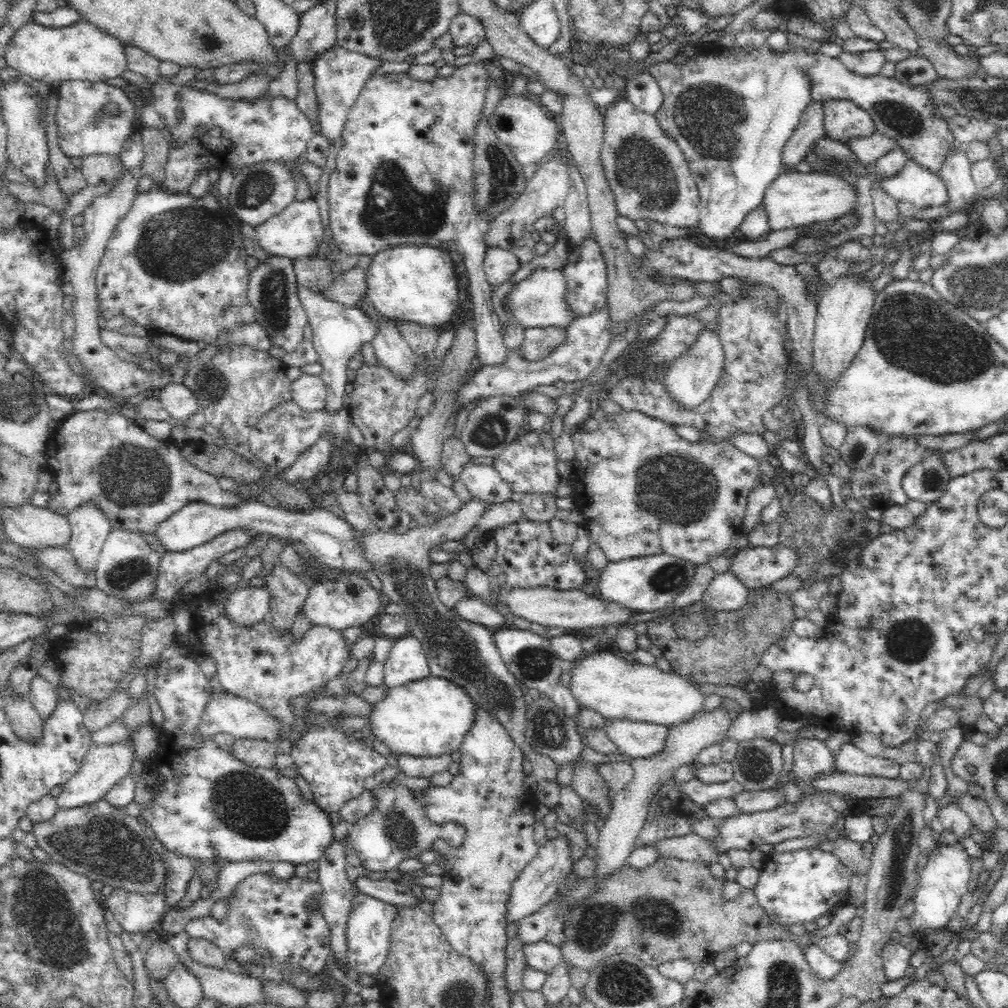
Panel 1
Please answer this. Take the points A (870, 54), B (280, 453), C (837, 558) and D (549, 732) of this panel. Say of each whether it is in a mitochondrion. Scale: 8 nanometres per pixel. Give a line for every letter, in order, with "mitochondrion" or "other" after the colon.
A: other
B: mitochondrion
C: other
D: mitochondrion

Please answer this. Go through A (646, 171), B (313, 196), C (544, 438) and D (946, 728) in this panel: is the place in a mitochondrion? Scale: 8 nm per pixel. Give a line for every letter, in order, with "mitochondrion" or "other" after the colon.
A: mitochondrion
B: other
C: other
D: other

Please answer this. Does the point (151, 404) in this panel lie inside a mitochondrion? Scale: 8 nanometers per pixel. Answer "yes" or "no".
no

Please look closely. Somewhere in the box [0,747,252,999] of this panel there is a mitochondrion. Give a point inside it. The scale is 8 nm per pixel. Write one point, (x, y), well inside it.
(50, 930)

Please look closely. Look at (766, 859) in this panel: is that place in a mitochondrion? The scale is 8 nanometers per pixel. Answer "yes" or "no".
no

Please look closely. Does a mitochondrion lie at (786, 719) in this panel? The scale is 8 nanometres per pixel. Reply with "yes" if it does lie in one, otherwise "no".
no

